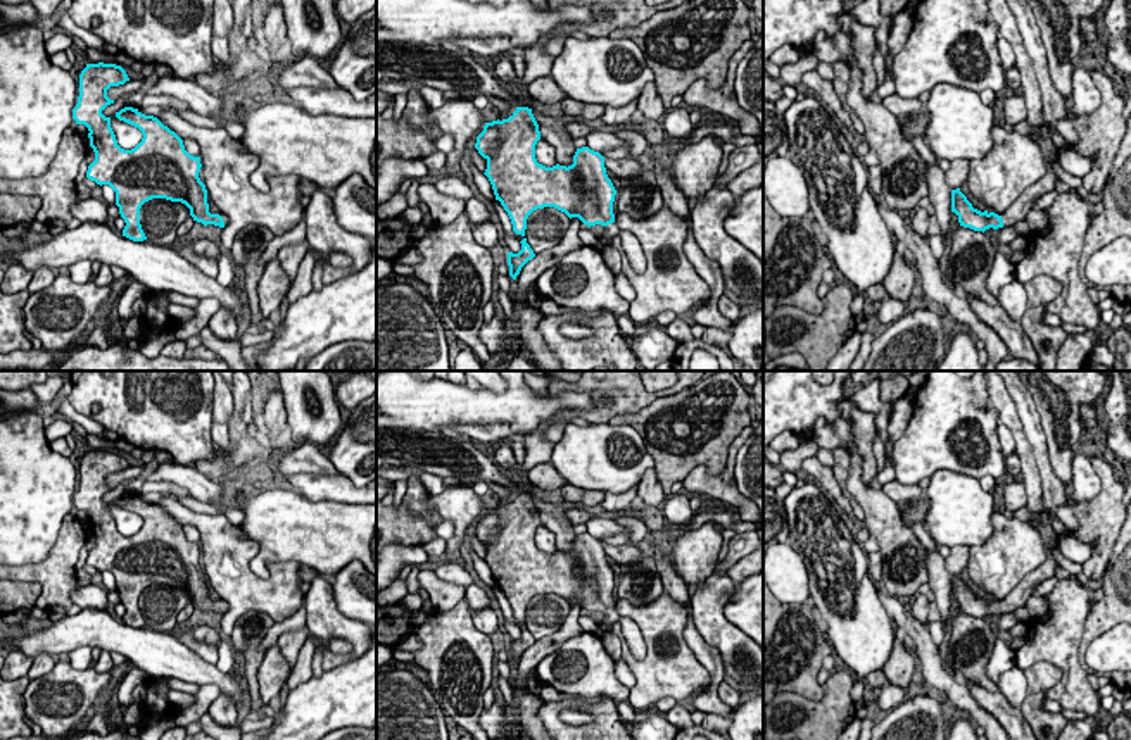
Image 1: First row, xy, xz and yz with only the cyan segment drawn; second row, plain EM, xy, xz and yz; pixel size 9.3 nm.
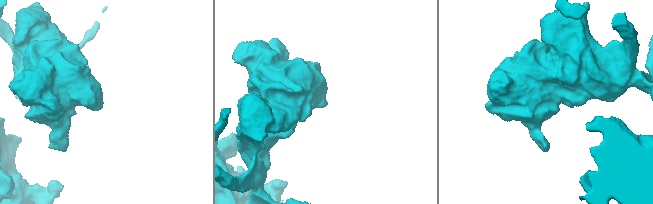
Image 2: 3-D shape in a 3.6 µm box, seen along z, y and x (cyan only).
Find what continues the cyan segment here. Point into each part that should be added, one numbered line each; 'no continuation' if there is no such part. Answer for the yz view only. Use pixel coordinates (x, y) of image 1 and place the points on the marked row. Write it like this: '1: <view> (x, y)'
1: yz (1019, 209)

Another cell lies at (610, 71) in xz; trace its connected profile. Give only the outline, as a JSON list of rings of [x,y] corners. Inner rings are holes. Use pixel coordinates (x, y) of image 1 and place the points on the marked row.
[[[568,36],[563,52],[554,57],[549,76],[568,95],[584,103],[623,107],[639,100],[644,86],[654,81],[641,48],[629,38],[591,38]]]

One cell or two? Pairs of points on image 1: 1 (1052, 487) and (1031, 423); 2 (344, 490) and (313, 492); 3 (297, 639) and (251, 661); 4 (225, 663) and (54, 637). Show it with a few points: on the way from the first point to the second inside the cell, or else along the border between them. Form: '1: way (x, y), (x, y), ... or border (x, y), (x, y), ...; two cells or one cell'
1: way (1045, 471), (1036, 438); one cell
2: way (337, 490), (320, 490); one cell
3: border (306, 627), (296, 632), (284, 632), (275, 644); two cells
4: border (214, 666), (230, 673); two cells

